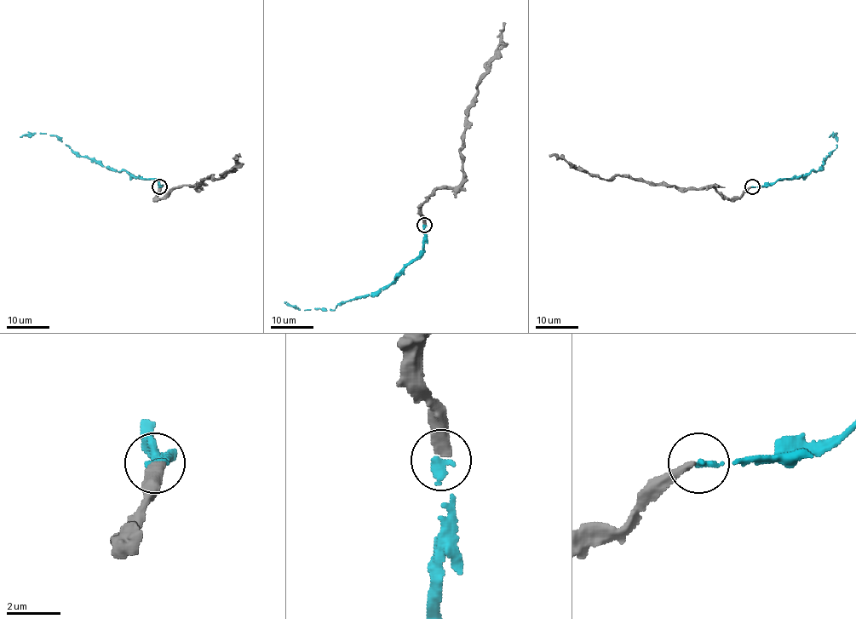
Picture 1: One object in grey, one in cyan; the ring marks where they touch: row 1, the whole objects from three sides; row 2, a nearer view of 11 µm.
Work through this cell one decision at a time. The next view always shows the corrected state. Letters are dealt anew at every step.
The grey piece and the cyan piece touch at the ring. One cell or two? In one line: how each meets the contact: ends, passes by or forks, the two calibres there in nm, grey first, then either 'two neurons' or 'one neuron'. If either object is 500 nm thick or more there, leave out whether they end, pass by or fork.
grey ends | cyan ends | 340/260 nm | one neuron

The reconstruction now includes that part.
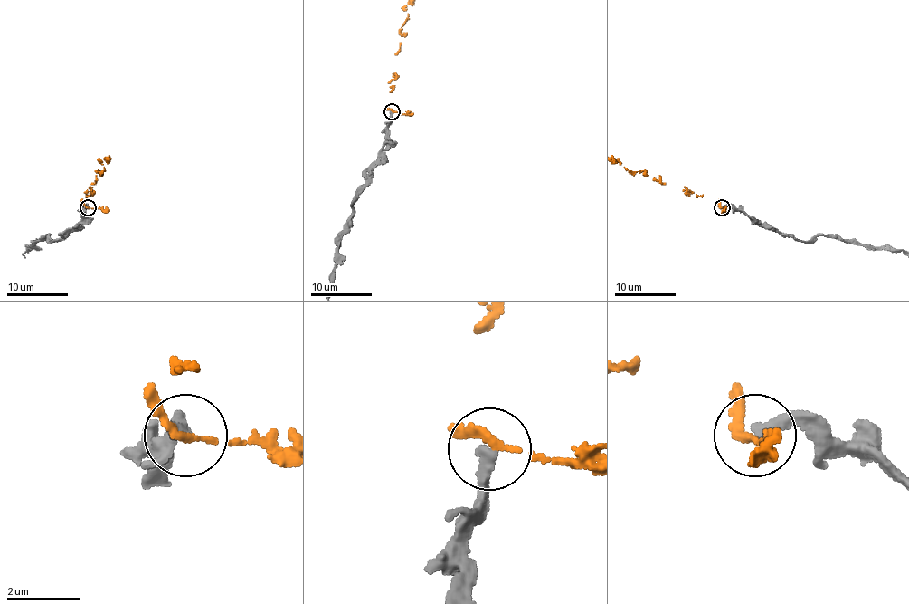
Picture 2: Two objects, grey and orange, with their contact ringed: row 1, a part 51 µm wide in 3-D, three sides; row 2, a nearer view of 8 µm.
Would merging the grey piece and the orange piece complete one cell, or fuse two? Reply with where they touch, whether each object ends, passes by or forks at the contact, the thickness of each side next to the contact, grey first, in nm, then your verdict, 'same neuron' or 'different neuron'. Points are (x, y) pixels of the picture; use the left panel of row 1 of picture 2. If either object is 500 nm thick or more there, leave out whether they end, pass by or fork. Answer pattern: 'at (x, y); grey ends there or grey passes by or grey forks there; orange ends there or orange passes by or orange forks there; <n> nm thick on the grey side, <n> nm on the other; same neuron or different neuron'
at (88, 207); grey ends there; orange passes by; 320 nm thick on the grey side, 200 nm on the other; same neuron

